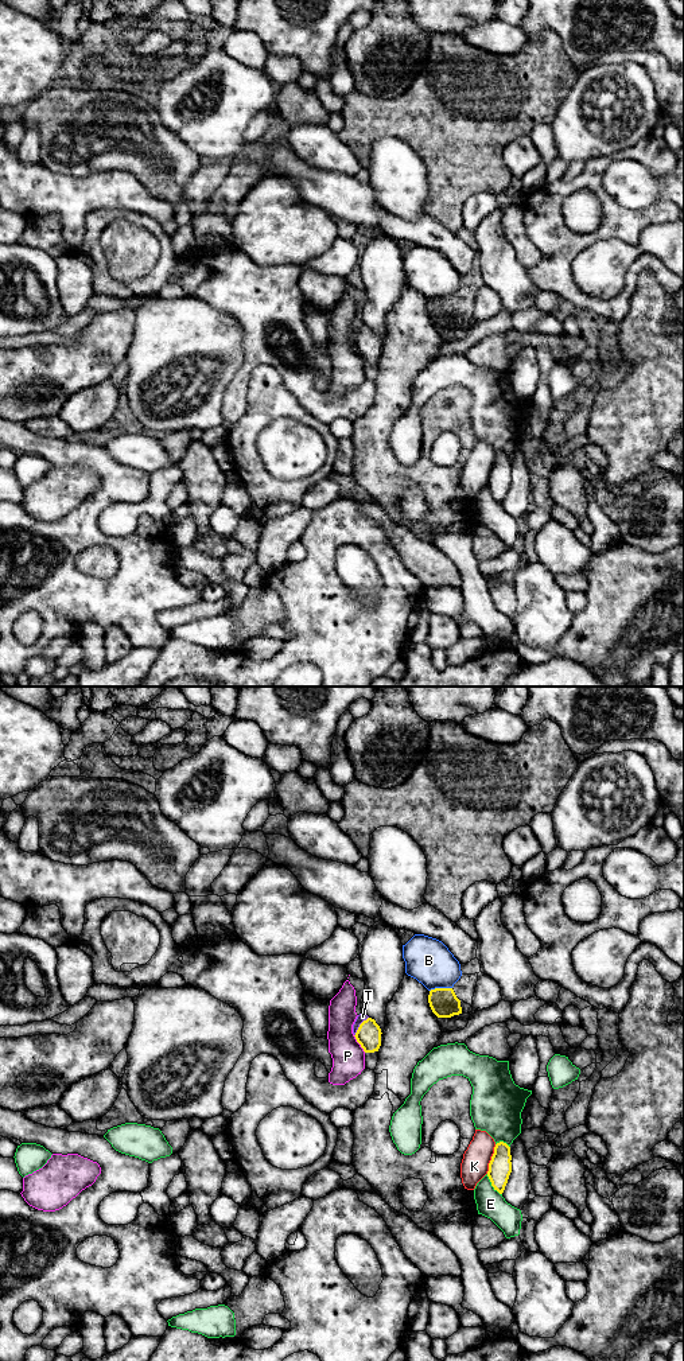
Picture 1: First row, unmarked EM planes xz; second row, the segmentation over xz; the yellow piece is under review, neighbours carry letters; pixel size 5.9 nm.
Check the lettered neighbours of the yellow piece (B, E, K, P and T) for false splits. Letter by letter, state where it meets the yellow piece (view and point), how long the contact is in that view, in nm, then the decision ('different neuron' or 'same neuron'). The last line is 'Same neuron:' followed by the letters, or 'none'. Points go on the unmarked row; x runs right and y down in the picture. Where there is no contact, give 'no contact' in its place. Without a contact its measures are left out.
B: xz (440, 299) | 140 nm | different neuron
E: xz (492, 496) | 160 nm | different neuron
K: xz (492, 470) | 190 nm | different neuron
P: xz (358, 353) | 130 nm | different neuron
T: xz (360, 337) | 150 nm | same neuron
Same neuron: T

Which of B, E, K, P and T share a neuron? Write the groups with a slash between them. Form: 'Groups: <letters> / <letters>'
Groups: B / E / K / P / T

